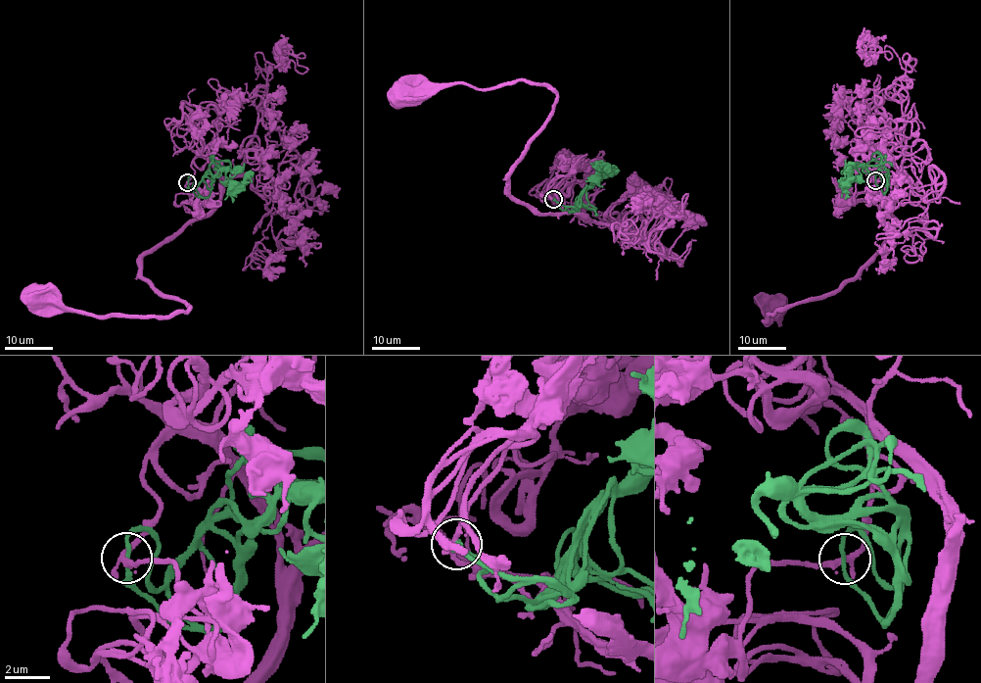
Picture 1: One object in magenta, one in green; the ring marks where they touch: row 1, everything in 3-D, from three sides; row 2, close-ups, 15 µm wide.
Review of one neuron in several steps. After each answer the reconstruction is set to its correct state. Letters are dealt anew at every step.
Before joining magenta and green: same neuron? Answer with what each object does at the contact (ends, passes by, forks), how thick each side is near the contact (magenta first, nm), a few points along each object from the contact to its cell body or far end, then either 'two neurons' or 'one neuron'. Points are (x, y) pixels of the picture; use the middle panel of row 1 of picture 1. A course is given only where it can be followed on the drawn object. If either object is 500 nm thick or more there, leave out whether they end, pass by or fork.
magenta passes by; green passes by; 240 nm thick on the magenta side, 170 nm on the other; magenta runs (553, 199), (587, 218), (537, 213), (509, 193), (512, 168), (551, 112), (545, 86), (426, 83), (402, 96); green runs (553, 199), (563, 211), (571, 211), (580, 194), (591, 181), (596, 182), (597, 170), (602, 167), (616, 171); one neuron

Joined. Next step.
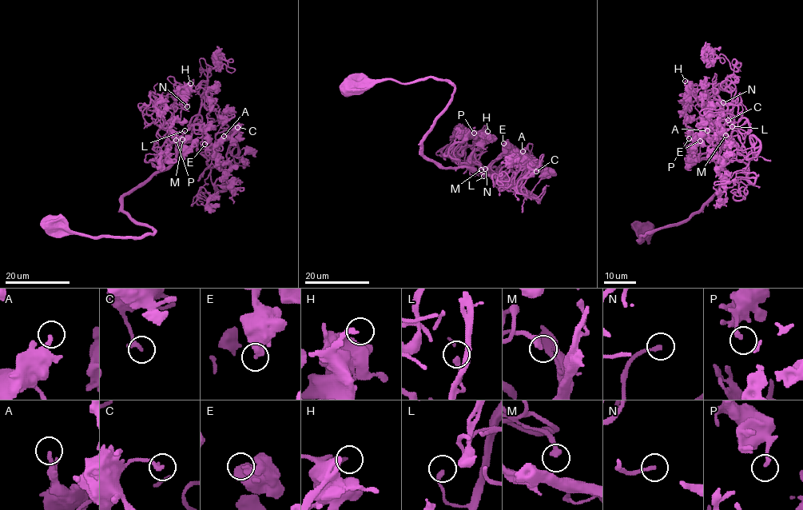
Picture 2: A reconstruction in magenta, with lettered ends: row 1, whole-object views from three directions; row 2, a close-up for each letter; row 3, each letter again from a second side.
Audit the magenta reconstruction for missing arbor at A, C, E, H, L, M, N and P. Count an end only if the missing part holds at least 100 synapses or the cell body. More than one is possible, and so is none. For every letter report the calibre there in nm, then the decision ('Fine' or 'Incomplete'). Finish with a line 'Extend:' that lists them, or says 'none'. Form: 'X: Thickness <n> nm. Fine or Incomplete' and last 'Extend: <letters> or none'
A: Thickness 240 nm. Fine
C: Thickness 260 nm. Fine
E: Thickness 320 nm. Fine
H: Thickness 220 nm. Fine
L: Thickness 200 nm. Fine
M: Thickness 260 nm. Fine
N: Thickness 190 nm. Fine
P: Thickness 190 nm. Fine
Extend: none

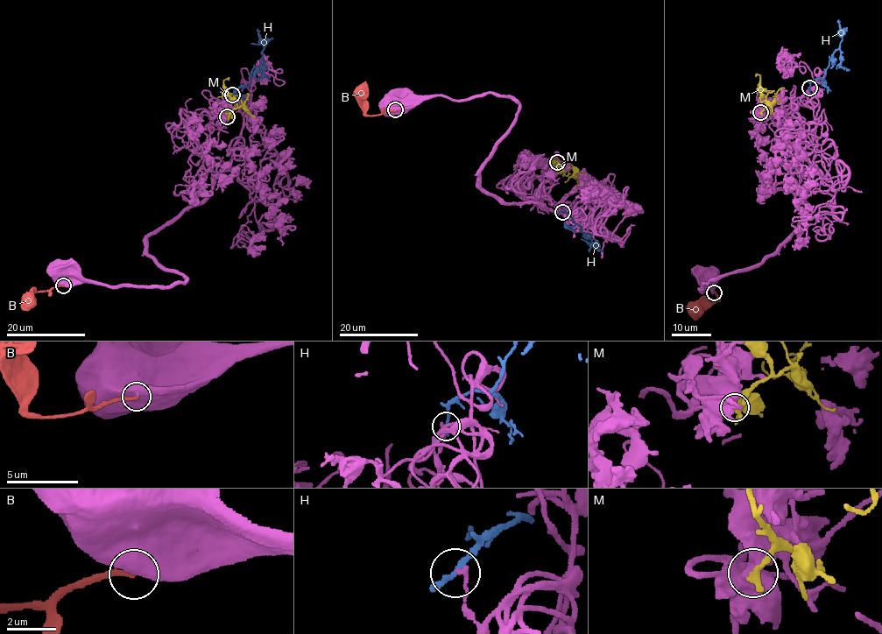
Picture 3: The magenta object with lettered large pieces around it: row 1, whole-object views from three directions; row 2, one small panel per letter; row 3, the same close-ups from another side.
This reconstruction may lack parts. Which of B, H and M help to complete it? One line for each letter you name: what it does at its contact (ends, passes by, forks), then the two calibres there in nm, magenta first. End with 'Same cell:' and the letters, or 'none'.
Same cell: none

